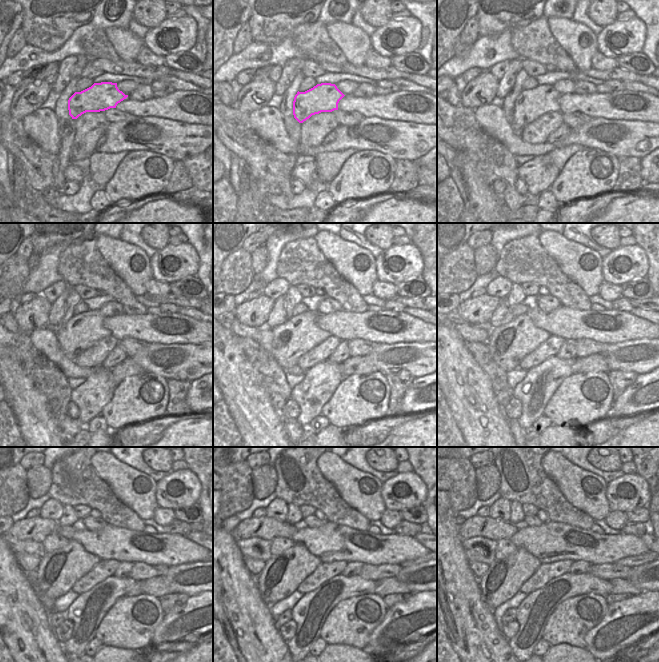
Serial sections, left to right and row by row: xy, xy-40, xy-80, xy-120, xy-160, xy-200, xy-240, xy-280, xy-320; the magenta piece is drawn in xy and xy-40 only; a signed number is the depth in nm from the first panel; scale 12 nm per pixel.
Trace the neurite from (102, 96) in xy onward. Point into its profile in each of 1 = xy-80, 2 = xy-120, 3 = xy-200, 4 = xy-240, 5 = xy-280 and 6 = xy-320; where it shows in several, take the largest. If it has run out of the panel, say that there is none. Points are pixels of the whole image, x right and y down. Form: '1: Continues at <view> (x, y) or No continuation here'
1: Continues at xy-80 (530, 104)
2: Continues at xy-120 (82, 331)
3: Continues at xy-200 (508, 344)
4: Continues at xy-240 (58, 571)
5: Continues at xy-280 (282, 574)
6: Continues at xy-320 (504, 578)

